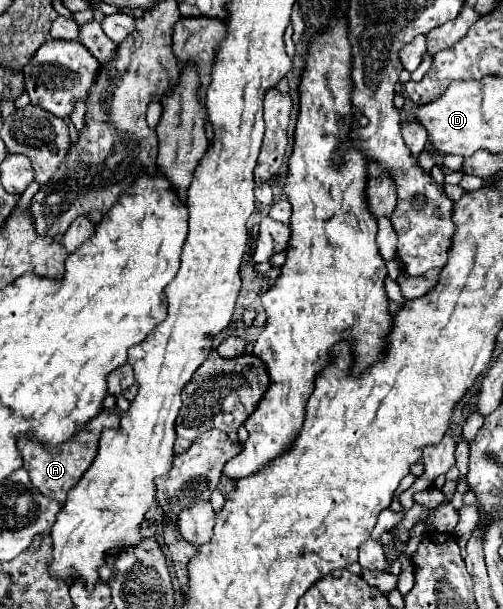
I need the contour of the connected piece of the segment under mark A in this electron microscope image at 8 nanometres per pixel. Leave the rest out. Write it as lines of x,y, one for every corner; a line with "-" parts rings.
103,409
97,417
93,417
93,421
89,421
89,425
85,425
85,429
81,429
81,433
77,433
77,437
73,437
73,441
65,441
65,445
61,449
45,449
45,445
41,445
37,441
25,441
25,437
21,437
21,441
17,441
17,443
19,443
19,451
23,455
23,467
29,471
33,487
39,489
45,497
51,497
63,505
71,487
77,485
77,481
83,477
87,467
93,463
93,459
97,455
101,431
105,427
117,429
117,425
119,425
119,415

